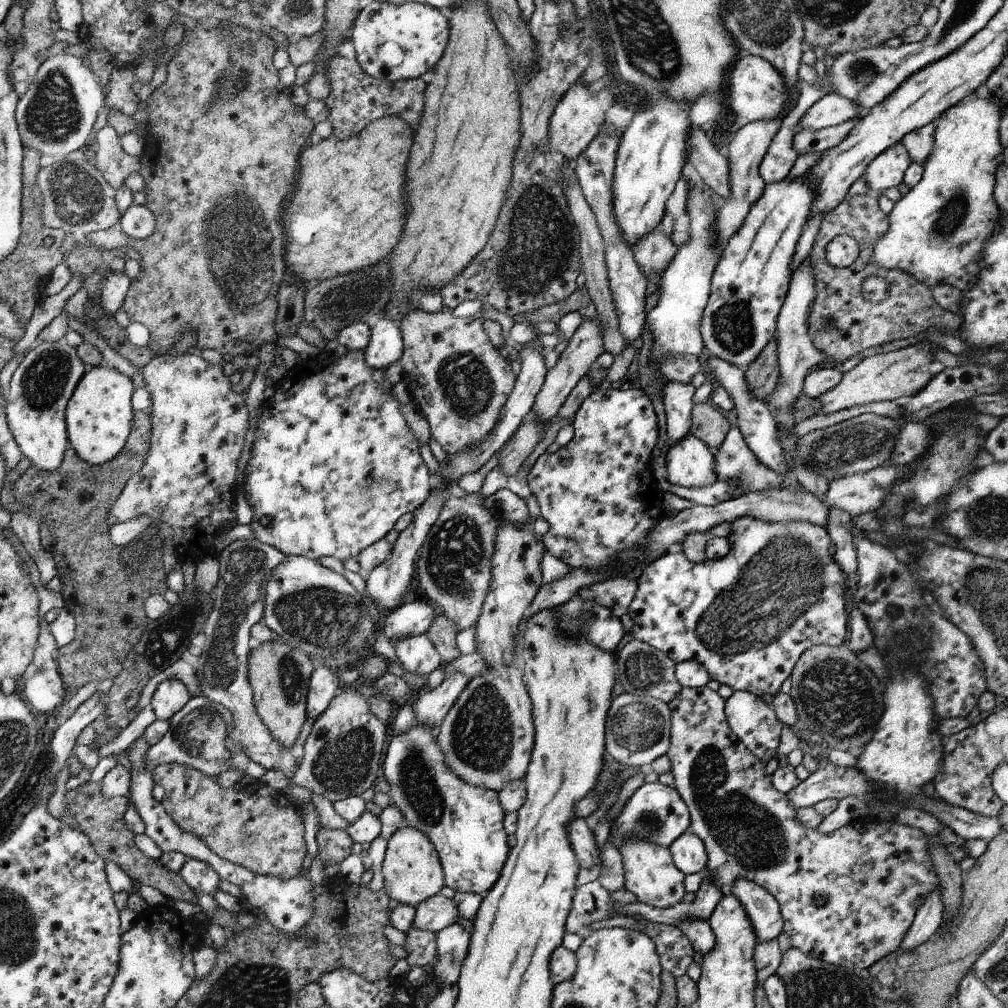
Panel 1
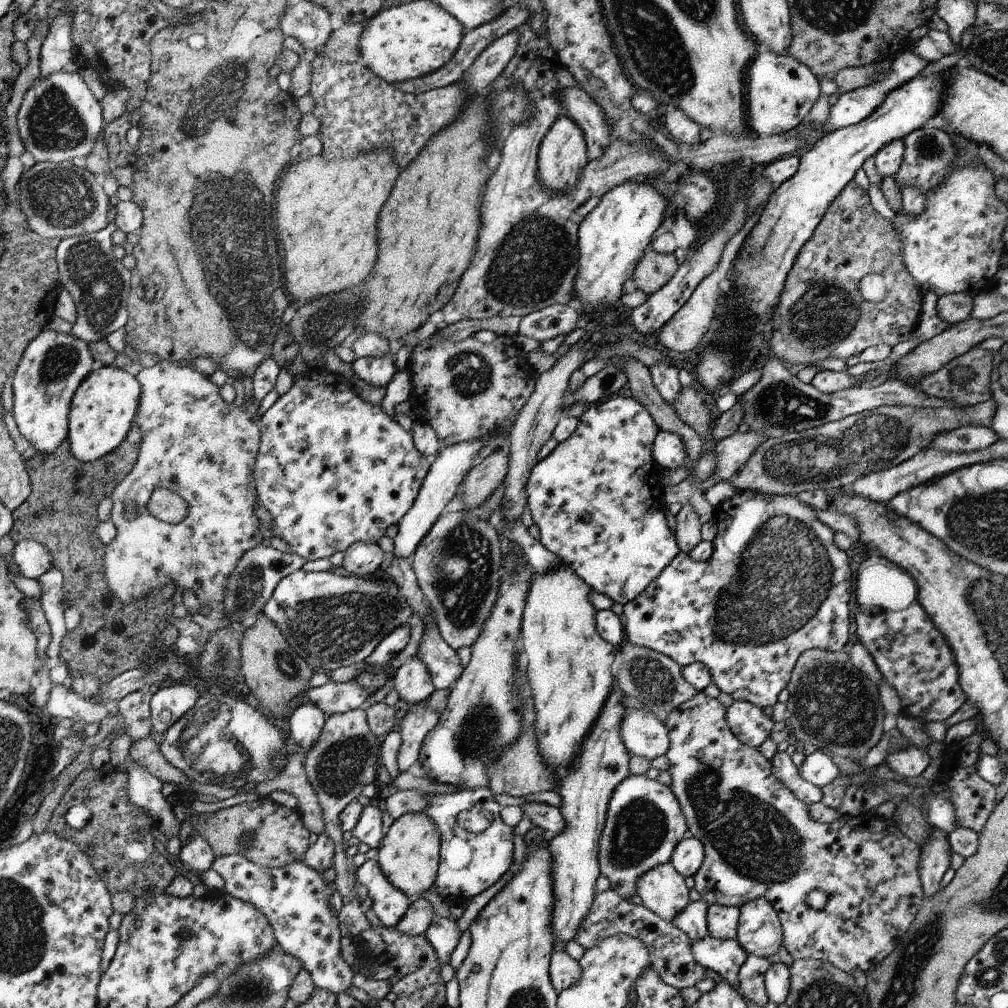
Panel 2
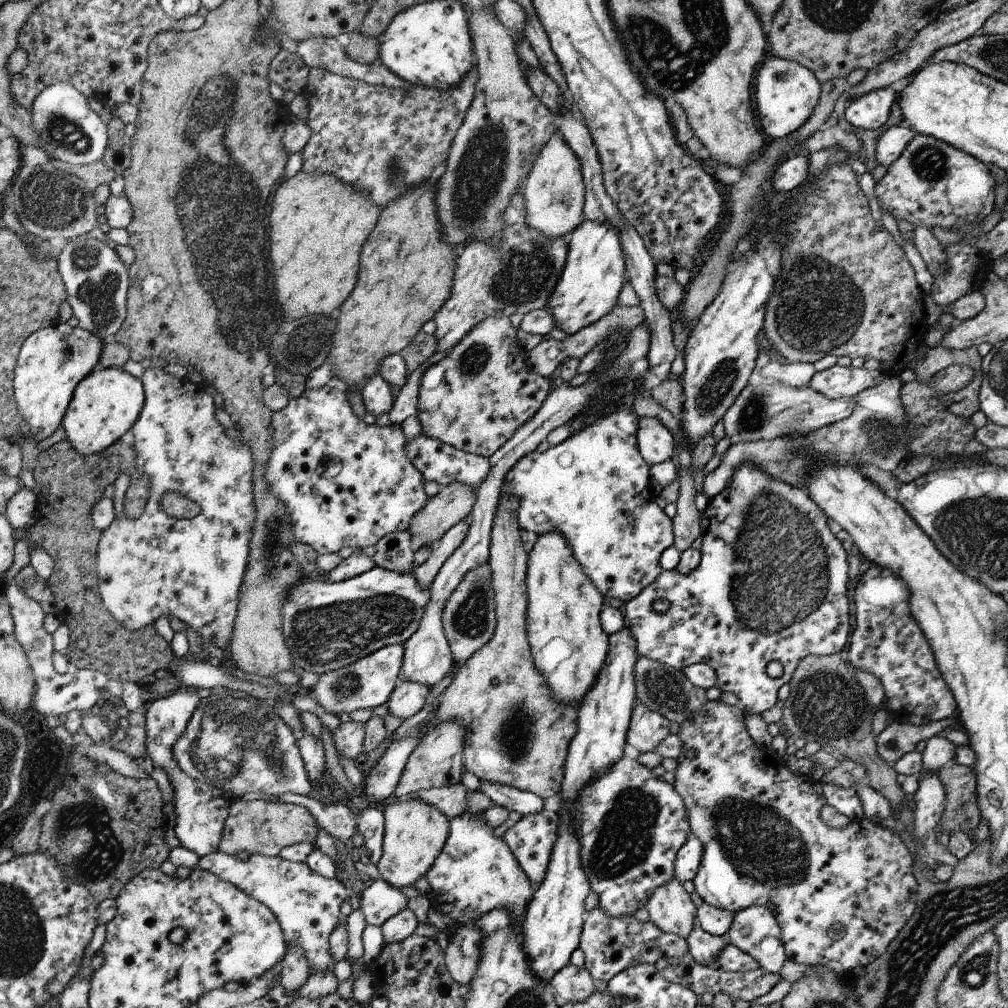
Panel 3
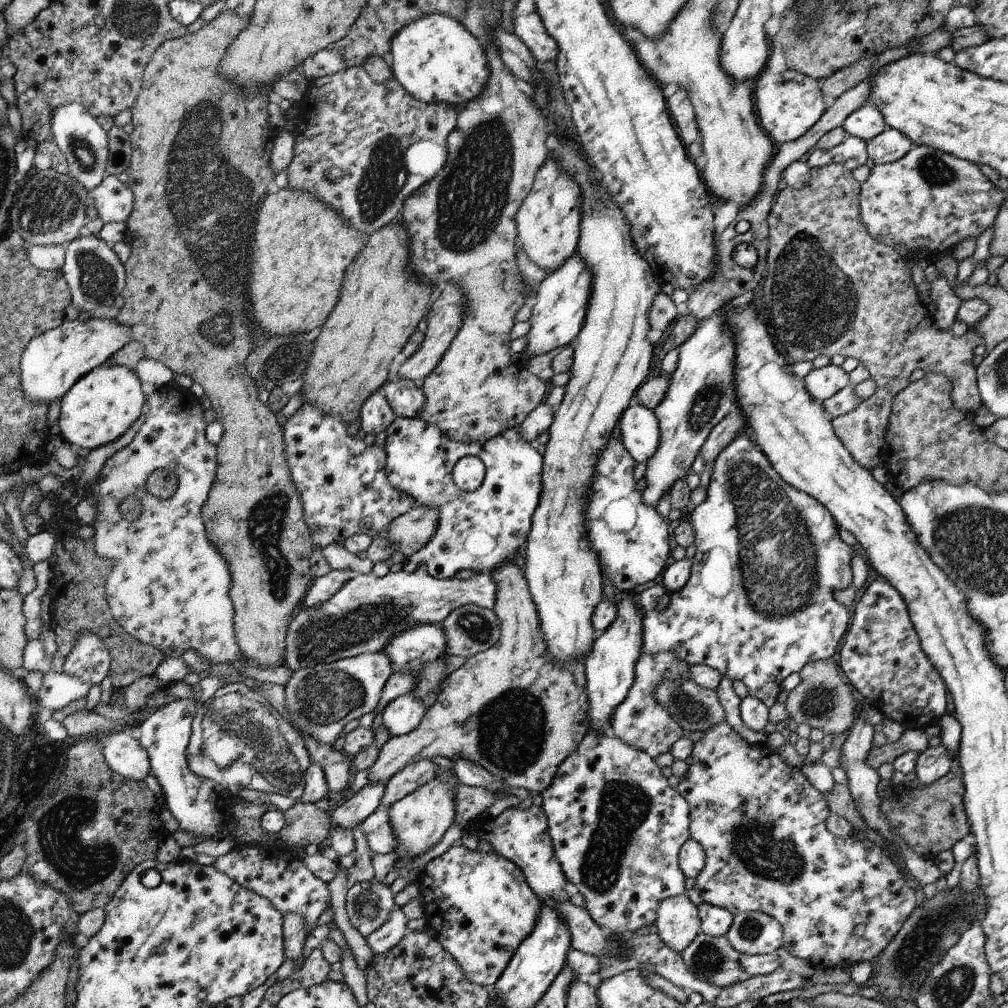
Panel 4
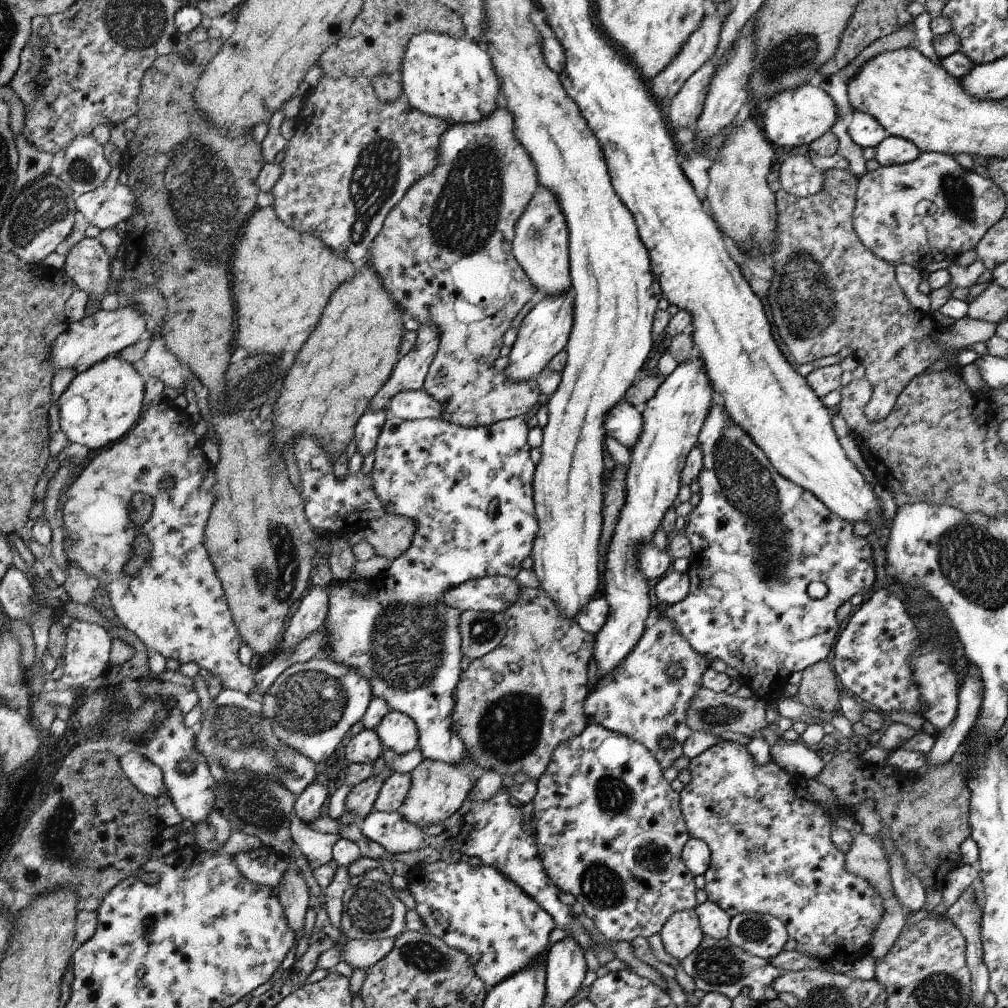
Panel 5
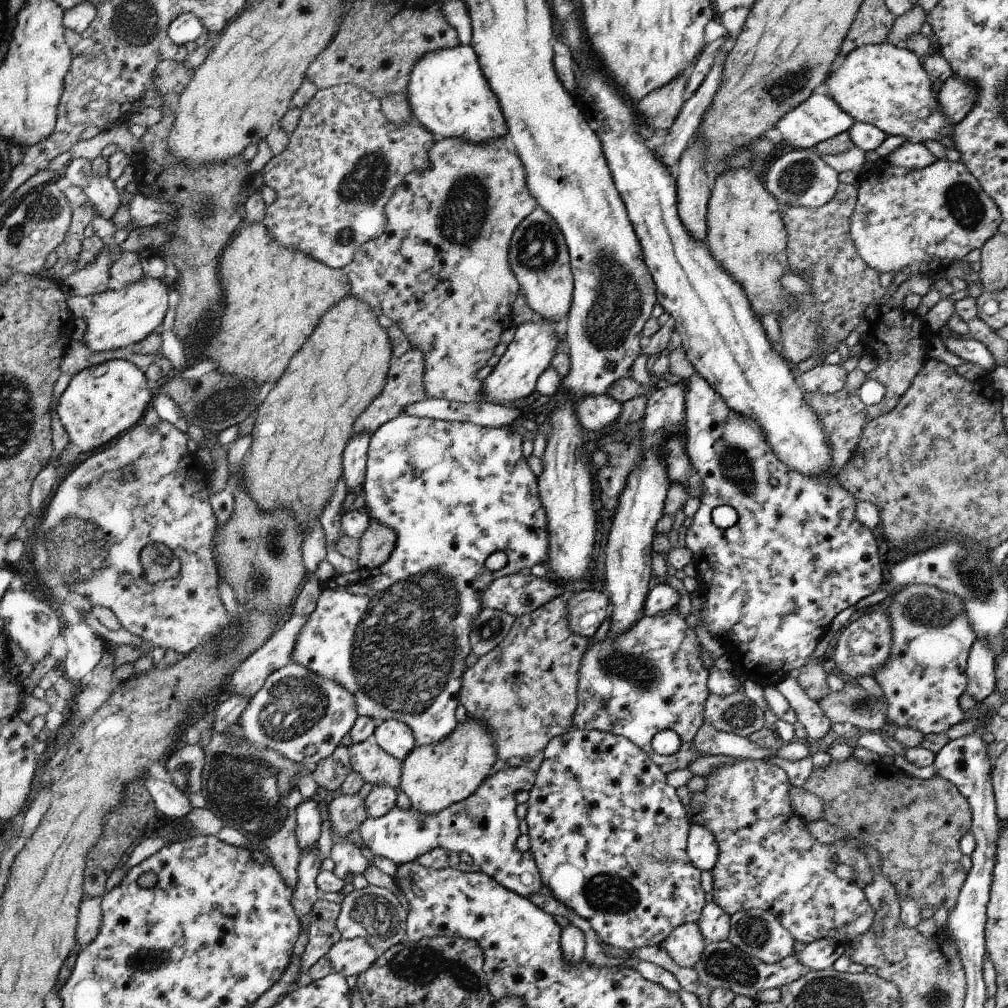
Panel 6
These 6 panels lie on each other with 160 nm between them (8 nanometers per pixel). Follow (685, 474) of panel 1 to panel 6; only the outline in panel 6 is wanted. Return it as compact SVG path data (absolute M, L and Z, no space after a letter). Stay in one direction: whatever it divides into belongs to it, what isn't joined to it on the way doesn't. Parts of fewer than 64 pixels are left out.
M609 395L584 396L574 406L574 412L583 428L590 432L605 434L614 428L611 422L618 422L618 418L622 416L622 408L624 408L623 404Z

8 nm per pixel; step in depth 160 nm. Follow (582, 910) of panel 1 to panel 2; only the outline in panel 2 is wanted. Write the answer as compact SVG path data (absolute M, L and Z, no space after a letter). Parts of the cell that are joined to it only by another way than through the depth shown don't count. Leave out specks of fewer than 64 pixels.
M612 889L601 893L596 892L591 911L581 924L575 941L587 951L606 937L613 937L620 933L637 938L647 946L650 965L667 985L682 990L682 988L695 986L700 980L706 978L705 968L696 962L691 949L692 940L685 932L672 922L661 919L643 905L635 905L623 899Z

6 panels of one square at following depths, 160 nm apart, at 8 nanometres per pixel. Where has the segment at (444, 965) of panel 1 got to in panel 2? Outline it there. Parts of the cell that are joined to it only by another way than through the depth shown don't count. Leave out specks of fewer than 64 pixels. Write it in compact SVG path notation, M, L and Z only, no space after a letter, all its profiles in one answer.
M436 914L423 934L436 949L442 964L449 963L450 954L456 948L462 933L458 930L456 922Z

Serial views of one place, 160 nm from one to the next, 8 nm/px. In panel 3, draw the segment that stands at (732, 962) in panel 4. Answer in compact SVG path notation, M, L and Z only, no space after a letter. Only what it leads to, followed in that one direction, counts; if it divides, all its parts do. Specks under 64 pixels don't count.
M695 925L692 928L692 932L688 934L686 938L688 944L688 950L692 957L702 966L708 966L714 968L714 962L716 962L716 956L726 948L728 940L726 936L714 936L708 934L700 928L699 925Z

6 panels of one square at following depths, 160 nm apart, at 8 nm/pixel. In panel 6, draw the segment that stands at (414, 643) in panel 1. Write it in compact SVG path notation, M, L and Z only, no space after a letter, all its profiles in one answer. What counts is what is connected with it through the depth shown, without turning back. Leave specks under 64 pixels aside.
M384 720L378 723L372 739L391 756L401 762L417 747L416 738L410 726L398 720Z

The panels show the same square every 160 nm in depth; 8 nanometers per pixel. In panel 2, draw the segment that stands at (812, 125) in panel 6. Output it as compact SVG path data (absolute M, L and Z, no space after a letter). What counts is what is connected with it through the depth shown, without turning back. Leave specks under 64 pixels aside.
M784 53L757 54L746 70L746 117L759 135L772 136L798 128L821 96L817 76L803 62Z

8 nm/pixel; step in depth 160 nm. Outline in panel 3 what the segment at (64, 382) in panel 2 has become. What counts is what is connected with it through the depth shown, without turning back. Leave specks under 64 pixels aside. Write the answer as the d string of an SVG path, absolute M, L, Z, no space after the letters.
M63 323L58 325L50 326L50 328L42 328L39 329L38 332L34 332L33 335L29 337L25 341L25 345L21 348L20 353L20 361L17 364L16 369L16 378L13 380L13 391L14 397L16 398L17 402L17 410L20 414L20 418L26 421L27 429L29 429L28 433L36 440L36 441L43 441L46 438L49 438L62 426L62 420L64 420L64 414L66 414L66 410L68 410L68 406L72 401L72 396L74 394L74 390L76 386L84 379L86 376L89 376L97 367L97 365L101 361L101 351L103 342L101 338L98 336L94 336L92 332L88 332L88 330L84 330L84 328L80 328L80 326L76 326L76 328L72 328L70 324Z

